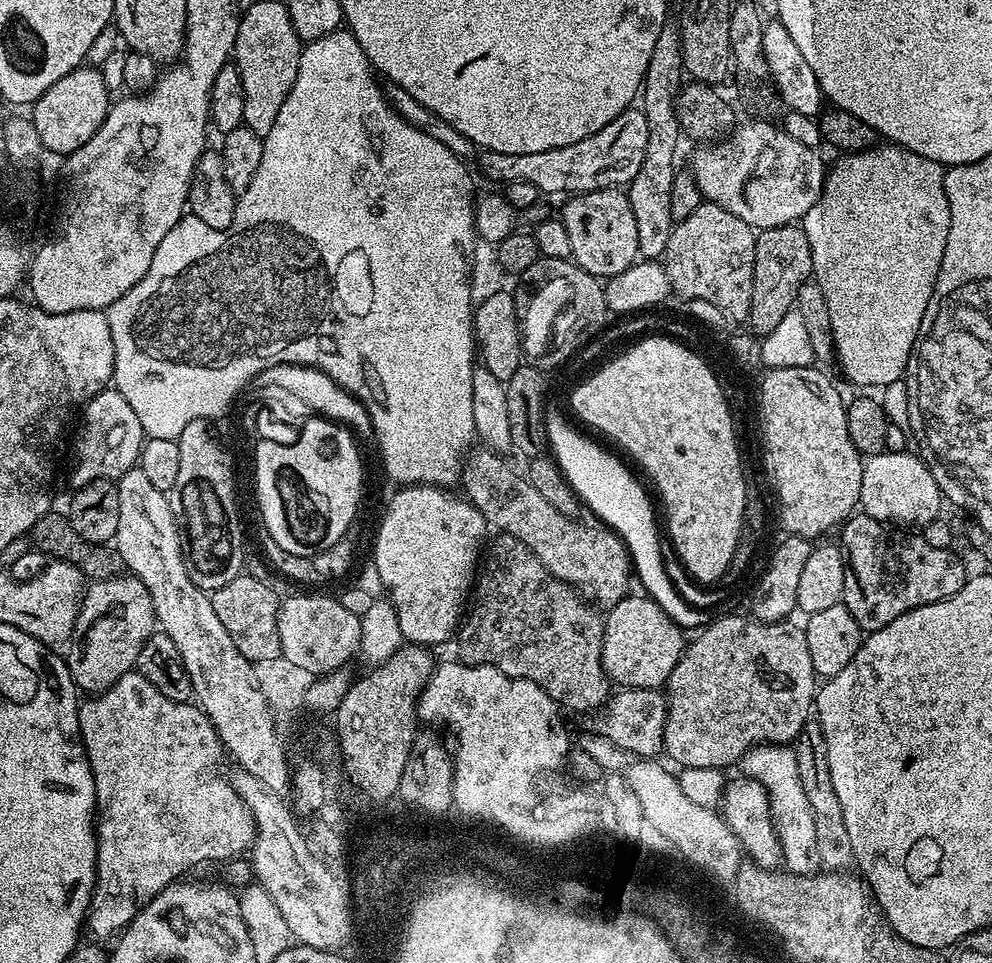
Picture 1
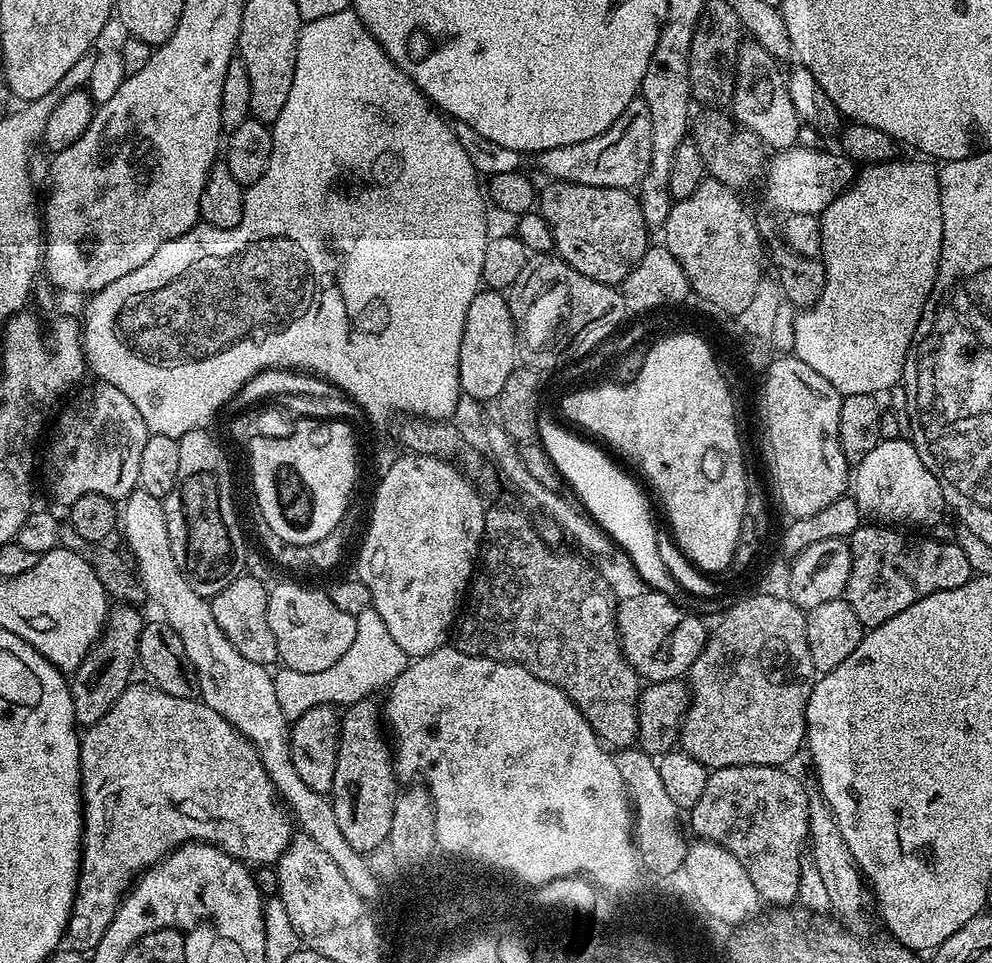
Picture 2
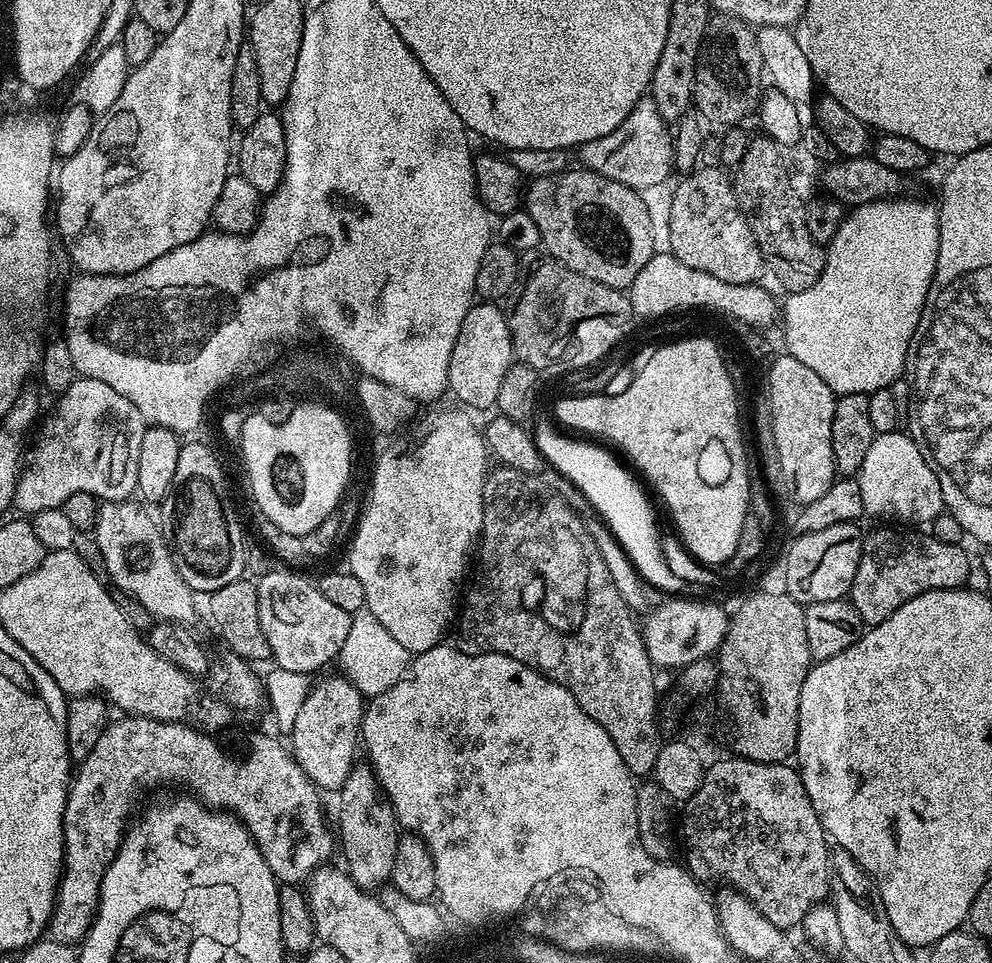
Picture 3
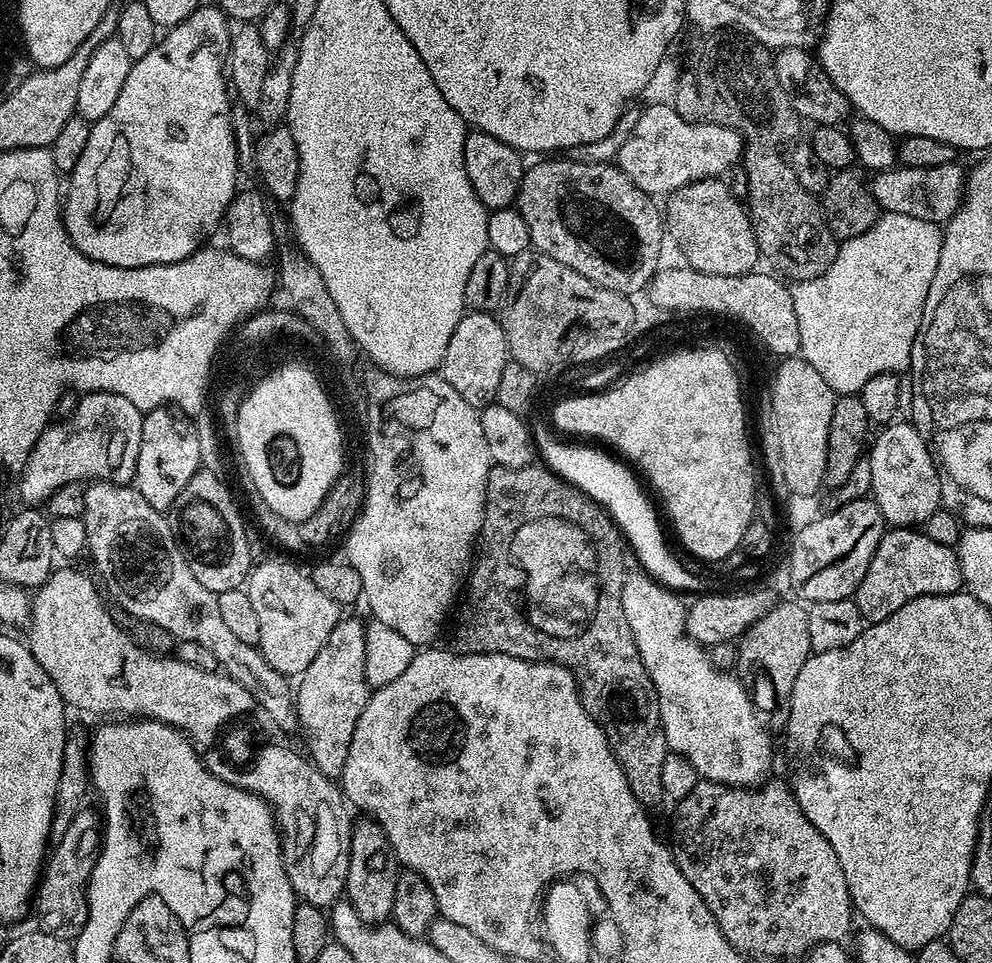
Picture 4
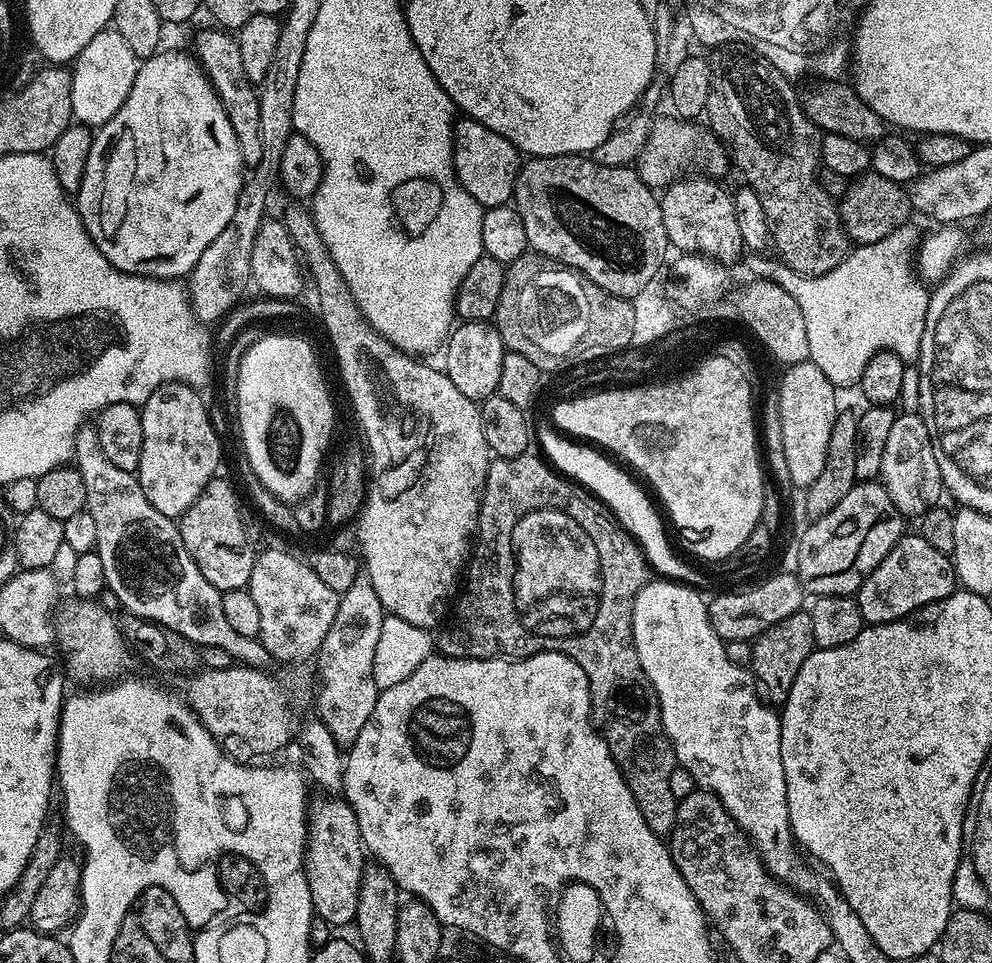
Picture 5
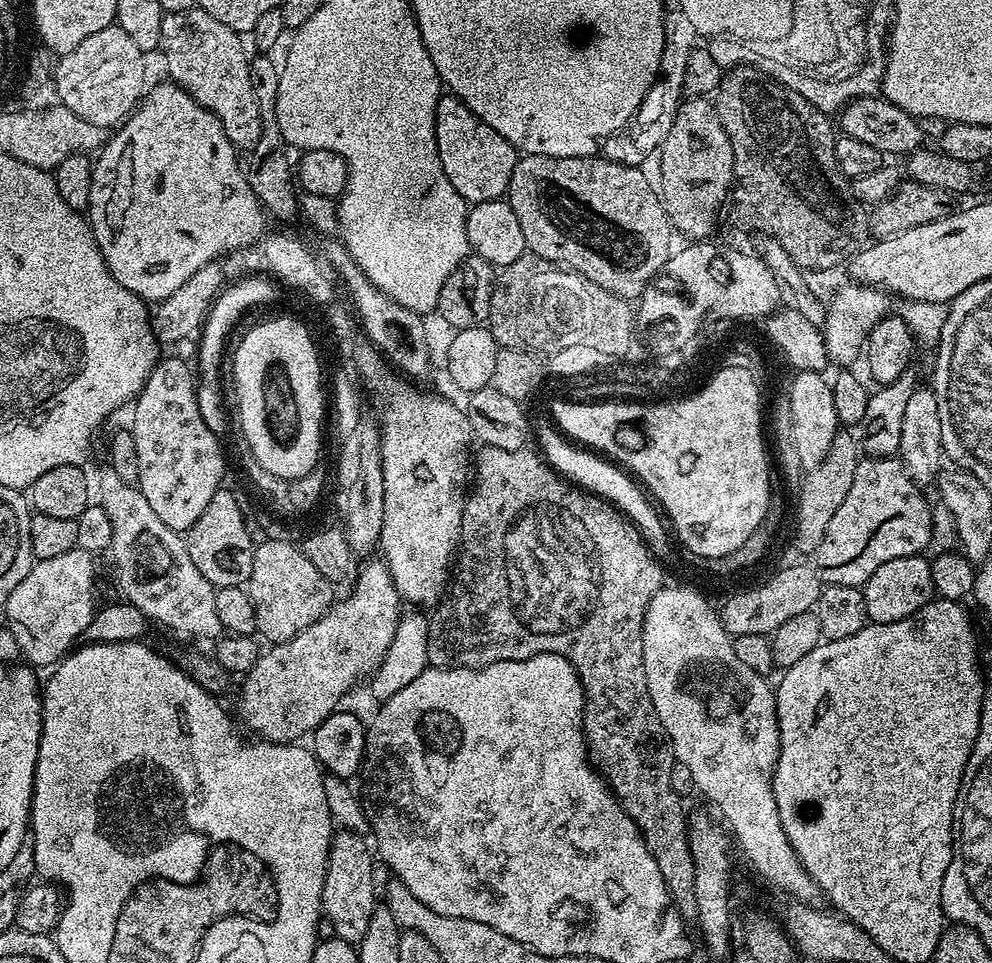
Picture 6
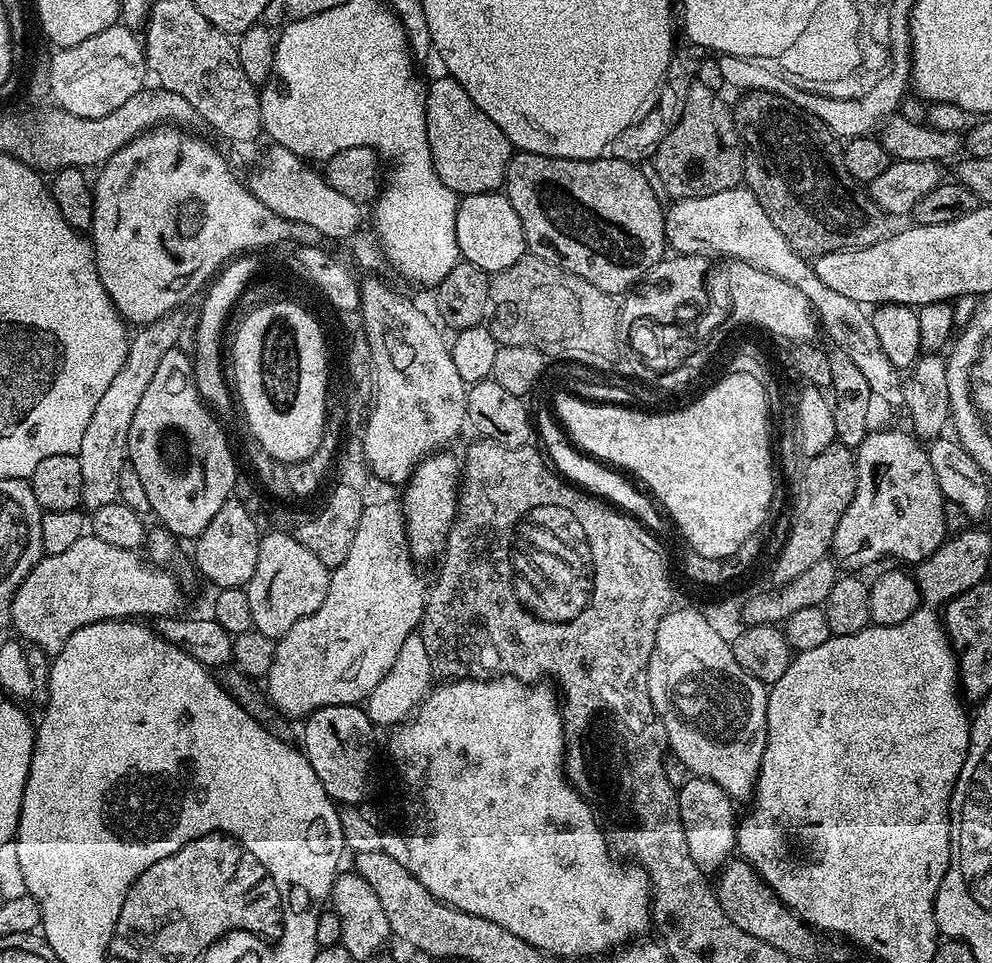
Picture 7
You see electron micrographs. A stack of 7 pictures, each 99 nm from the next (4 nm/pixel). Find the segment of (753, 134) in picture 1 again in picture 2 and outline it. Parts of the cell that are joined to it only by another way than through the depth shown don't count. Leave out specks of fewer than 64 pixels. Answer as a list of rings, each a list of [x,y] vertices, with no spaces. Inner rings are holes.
[[[799,146],[777,151],[766,164],[766,171],[762,176],[764,196],[772,208],[777,208],[780,214],[793,216],[794,214],[810,214],[819,216],[856,181],[857,165],[852,159],[839,150],[824,152],[820,148],[806,149]]]

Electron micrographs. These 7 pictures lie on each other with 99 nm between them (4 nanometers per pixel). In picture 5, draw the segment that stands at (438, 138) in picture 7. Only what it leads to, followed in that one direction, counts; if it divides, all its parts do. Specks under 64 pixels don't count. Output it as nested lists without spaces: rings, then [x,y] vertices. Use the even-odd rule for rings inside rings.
[[[457,119],[452,125],[452,157],[458,182],[481,208],[497,208],[513,199],[522,153],[502,134],[494,134],[490,126],[482,126],[477,120]]]

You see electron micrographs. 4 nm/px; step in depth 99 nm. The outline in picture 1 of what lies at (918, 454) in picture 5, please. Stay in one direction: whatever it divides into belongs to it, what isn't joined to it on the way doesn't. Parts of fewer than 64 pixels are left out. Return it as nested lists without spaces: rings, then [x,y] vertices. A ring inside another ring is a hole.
[[[885,450],[865,461],[859,491],[859,507],[865,515],[900,528],[922,528],[941,515],[944,499],[940,488],[923,459],[910,453]]]

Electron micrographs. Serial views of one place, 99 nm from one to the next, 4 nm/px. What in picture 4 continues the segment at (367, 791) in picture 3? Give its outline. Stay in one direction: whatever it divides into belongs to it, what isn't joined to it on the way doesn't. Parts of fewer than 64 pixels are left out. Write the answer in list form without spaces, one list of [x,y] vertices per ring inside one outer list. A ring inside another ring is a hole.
[[[360,818],[352,825],[352,837],[350,838],[350,866],[348,867],[348,877],[346,878],[346,900],[352,905],[352,908],[359,914],[367,924],[382,924],[391,917],[394,910],[394,886],[398,886],[398,861],[394,850],[390,846],[390,842],[386,838],[386,834],[382,830],[382,826],[378,826],[376,821],[371,818]]]

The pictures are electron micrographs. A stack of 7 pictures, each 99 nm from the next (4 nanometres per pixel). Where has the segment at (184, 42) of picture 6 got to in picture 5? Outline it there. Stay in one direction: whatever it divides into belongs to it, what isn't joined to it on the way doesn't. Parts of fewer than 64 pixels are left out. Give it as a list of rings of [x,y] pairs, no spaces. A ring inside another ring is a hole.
[[[212,28],[202,30],[197,34],[194,42],[194,55],[203,66],[208,80],[214,86],[215,92],[226,110],[227,117],[230,118],[235,137],[238,138],[239,150],[243,155],[245,165],[253,168],[262,158],[262,142],[258,138],[259,93],[255,85],[252,85],[249,79],[246,78],[242,65],[242,56],[238,51],[235,37],[223,29]]]

